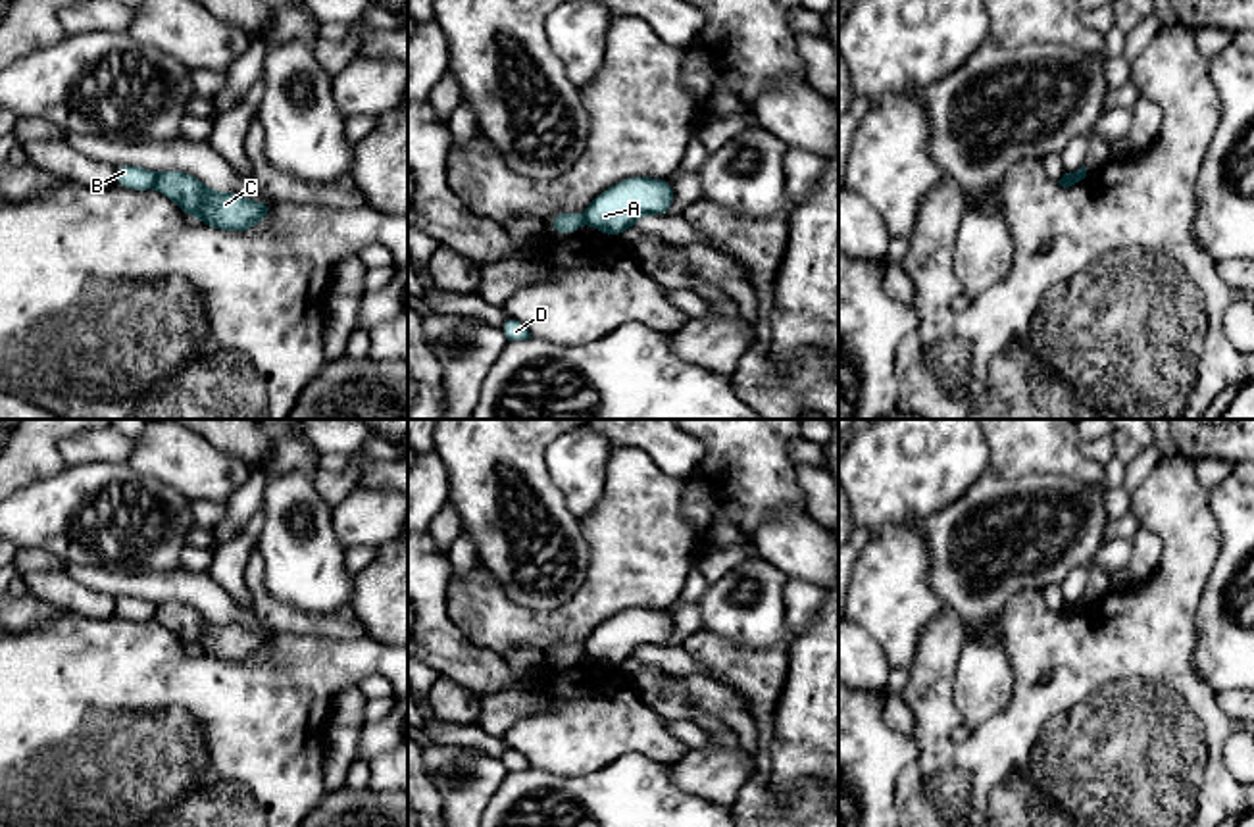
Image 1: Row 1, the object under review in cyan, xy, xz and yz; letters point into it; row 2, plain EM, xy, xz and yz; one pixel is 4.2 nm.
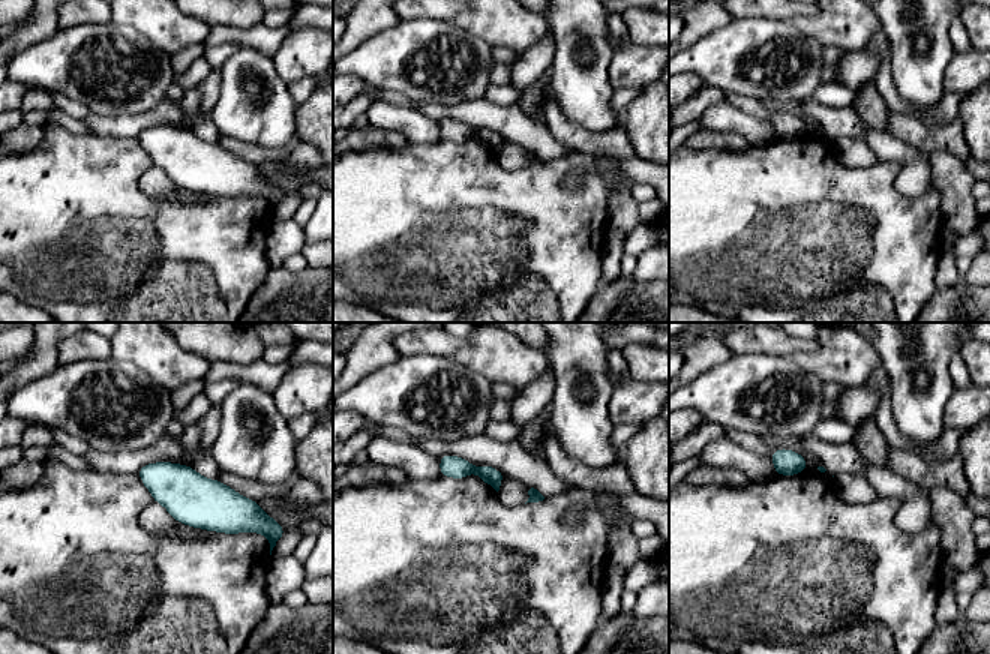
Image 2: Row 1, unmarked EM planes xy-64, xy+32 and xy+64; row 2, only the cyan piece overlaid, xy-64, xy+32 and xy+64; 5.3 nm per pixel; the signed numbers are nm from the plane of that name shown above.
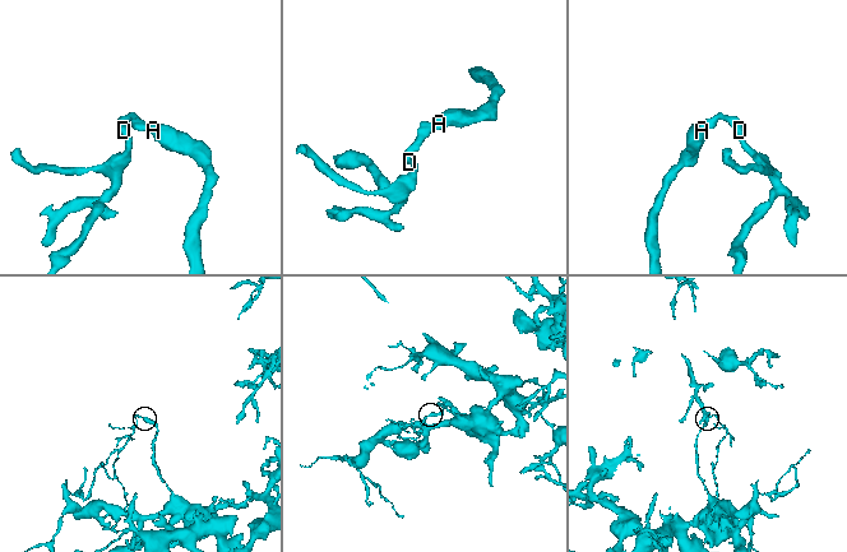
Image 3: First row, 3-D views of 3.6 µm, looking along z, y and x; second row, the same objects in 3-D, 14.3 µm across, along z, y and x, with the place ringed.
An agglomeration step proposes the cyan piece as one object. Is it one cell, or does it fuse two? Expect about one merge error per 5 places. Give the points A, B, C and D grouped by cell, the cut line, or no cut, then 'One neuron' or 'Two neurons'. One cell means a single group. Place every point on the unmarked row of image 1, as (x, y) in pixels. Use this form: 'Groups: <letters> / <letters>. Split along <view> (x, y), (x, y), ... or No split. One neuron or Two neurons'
Groups: A C / B D. Split along xy (158, 604), (152, 616). Two neurons

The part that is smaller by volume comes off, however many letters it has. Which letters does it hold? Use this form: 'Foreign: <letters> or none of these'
Foreign: B, D

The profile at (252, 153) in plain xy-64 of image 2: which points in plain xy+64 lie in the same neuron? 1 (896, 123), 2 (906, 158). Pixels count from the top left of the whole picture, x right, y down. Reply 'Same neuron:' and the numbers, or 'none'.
Same neuron: 1

